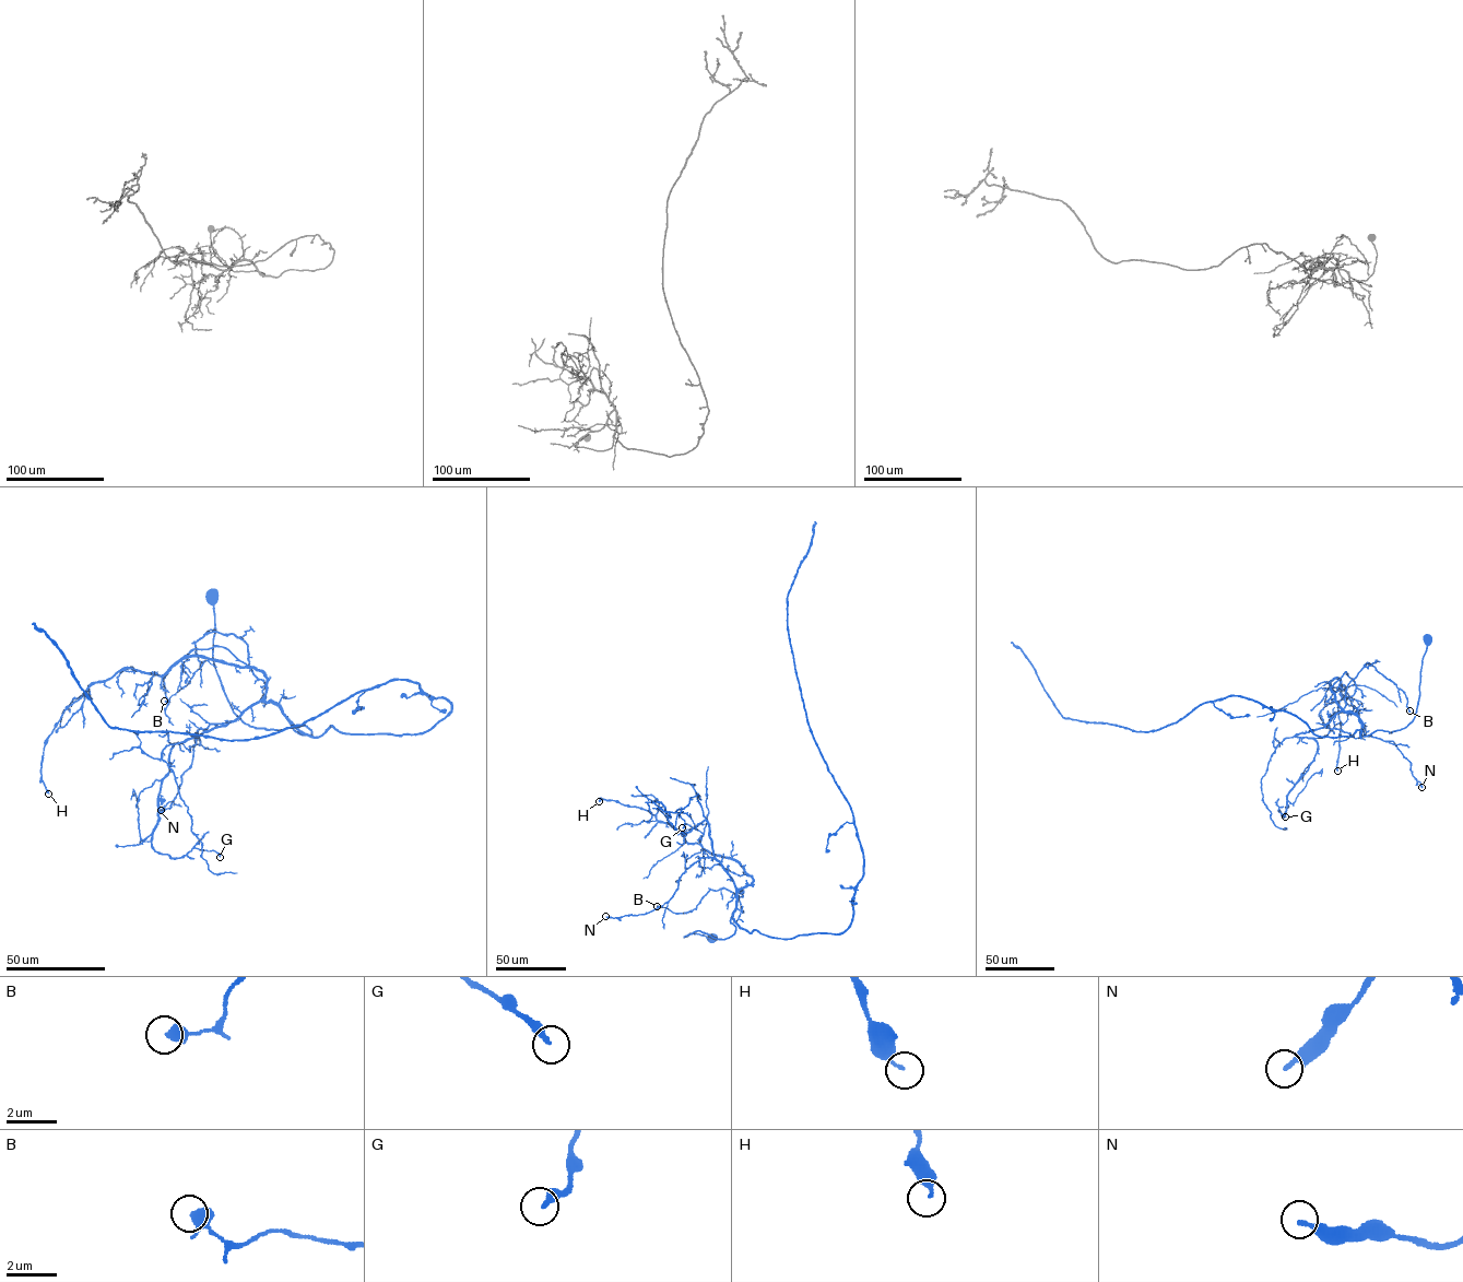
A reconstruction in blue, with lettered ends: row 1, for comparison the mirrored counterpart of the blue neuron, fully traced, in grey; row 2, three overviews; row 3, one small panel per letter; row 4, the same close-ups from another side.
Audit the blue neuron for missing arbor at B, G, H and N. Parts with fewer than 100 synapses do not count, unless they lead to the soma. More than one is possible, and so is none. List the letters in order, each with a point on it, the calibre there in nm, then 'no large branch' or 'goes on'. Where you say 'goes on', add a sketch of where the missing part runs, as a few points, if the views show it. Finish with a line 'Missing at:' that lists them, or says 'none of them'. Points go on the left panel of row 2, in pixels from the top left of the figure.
B: at (164, 701); 550 nm thick; no large branch
G: at (220, 857); 280 nm thick; no large branch
H: at (48, 794); 170 nm thick; no large branch
N: at (161, 810); 320 nm thick; no large branch
Missing at: none of them

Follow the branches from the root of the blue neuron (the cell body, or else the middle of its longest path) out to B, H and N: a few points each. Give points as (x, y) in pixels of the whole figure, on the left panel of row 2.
B: (212, 596), (212, 659), (235, 714), (311, 733), (266, 701), (233, 634), (200, 637), (199, 669), (164, 701)
H: (212, 596), (231, 708), (310, 734), (255, 668), (121, 669), (48, 737), (48, 794)
N: (212, 596), (212, 659), (235, 714), (311, 733), (261, 701), (199, 729), (161, 810)

